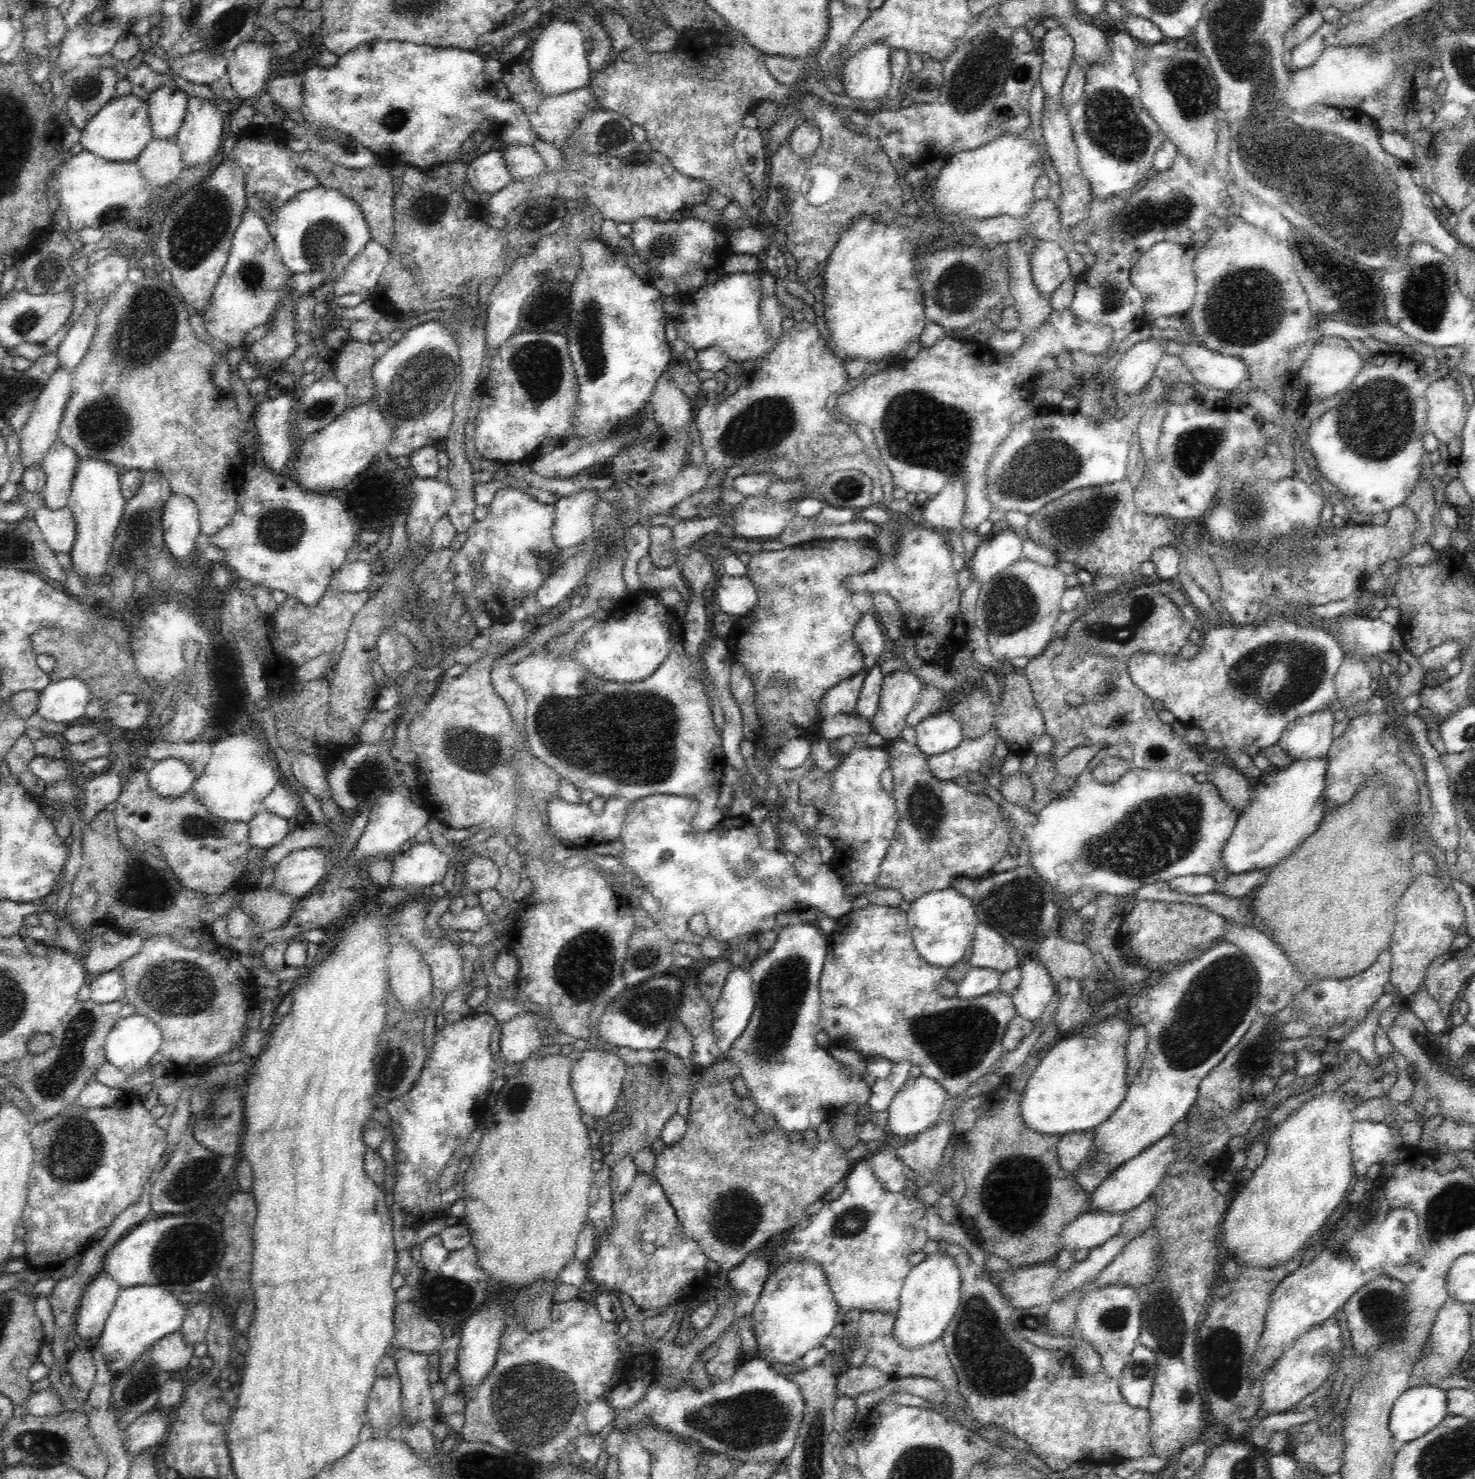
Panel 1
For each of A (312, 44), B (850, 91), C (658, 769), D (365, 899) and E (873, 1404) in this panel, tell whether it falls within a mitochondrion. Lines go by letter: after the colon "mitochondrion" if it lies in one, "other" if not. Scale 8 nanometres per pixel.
A: other
B: other
C: mitochondrion
D: other
E: other

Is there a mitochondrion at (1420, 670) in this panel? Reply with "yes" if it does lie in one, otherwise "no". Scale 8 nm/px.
no

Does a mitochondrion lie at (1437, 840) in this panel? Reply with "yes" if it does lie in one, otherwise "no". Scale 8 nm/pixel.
no

